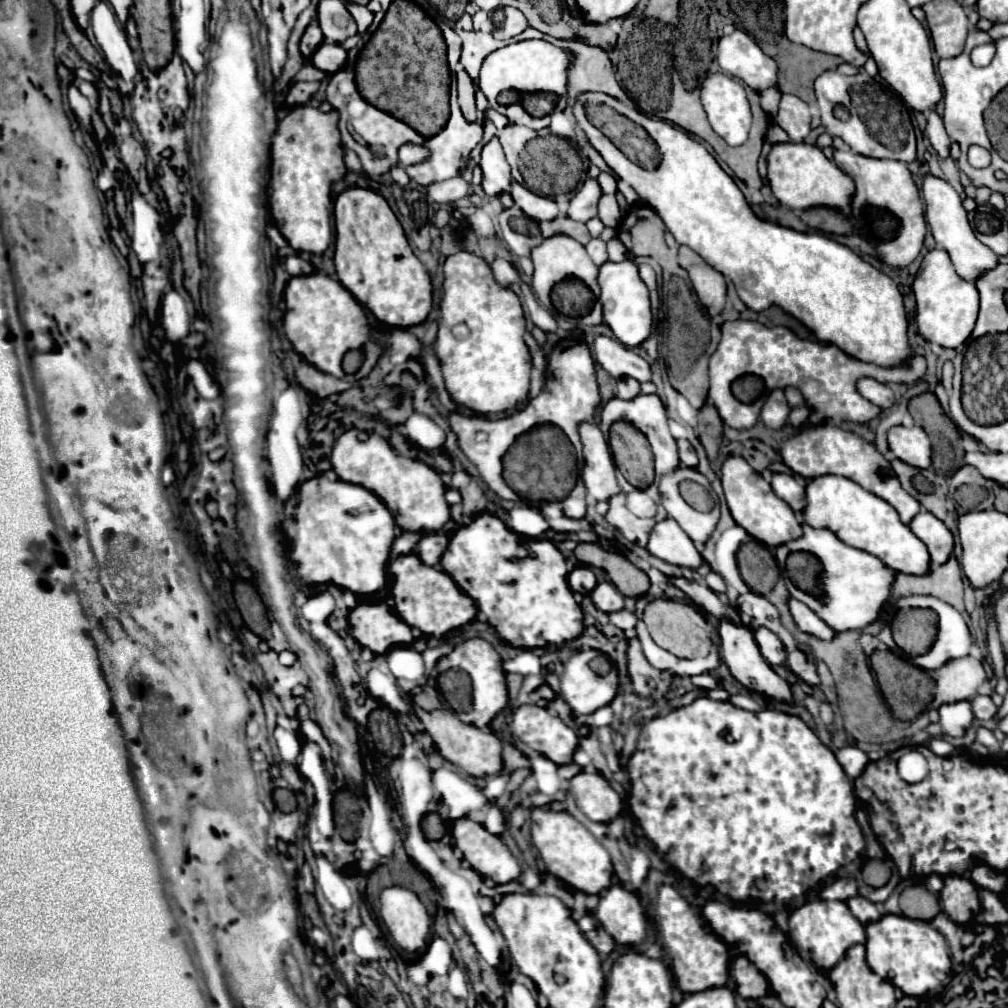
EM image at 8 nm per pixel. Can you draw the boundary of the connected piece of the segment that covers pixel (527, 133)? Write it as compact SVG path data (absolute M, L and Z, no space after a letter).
M506 125L502 131L498 131L498 139L500 139L504 153L506 153L506 159L512 167L512 177L518 183L522 183L522 175L518 171L518 151L522 151L530 139L536 139L542 133L544 131L534 131L534 129L520 127L520 125Z

